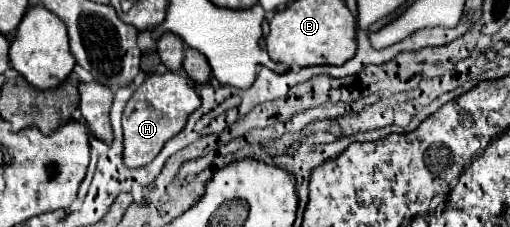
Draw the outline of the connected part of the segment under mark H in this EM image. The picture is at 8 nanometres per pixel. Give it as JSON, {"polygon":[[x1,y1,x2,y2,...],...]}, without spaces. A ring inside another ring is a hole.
{"polygon":[[164,73,164,75,150,75,130,97,122,127,124,127,124,165,126,167,142,167,148,165,156,153,164,147,168,139,172,139,180,129,186,125,188,117,200,107,200,97,194,85,178,75,178,73]]}

